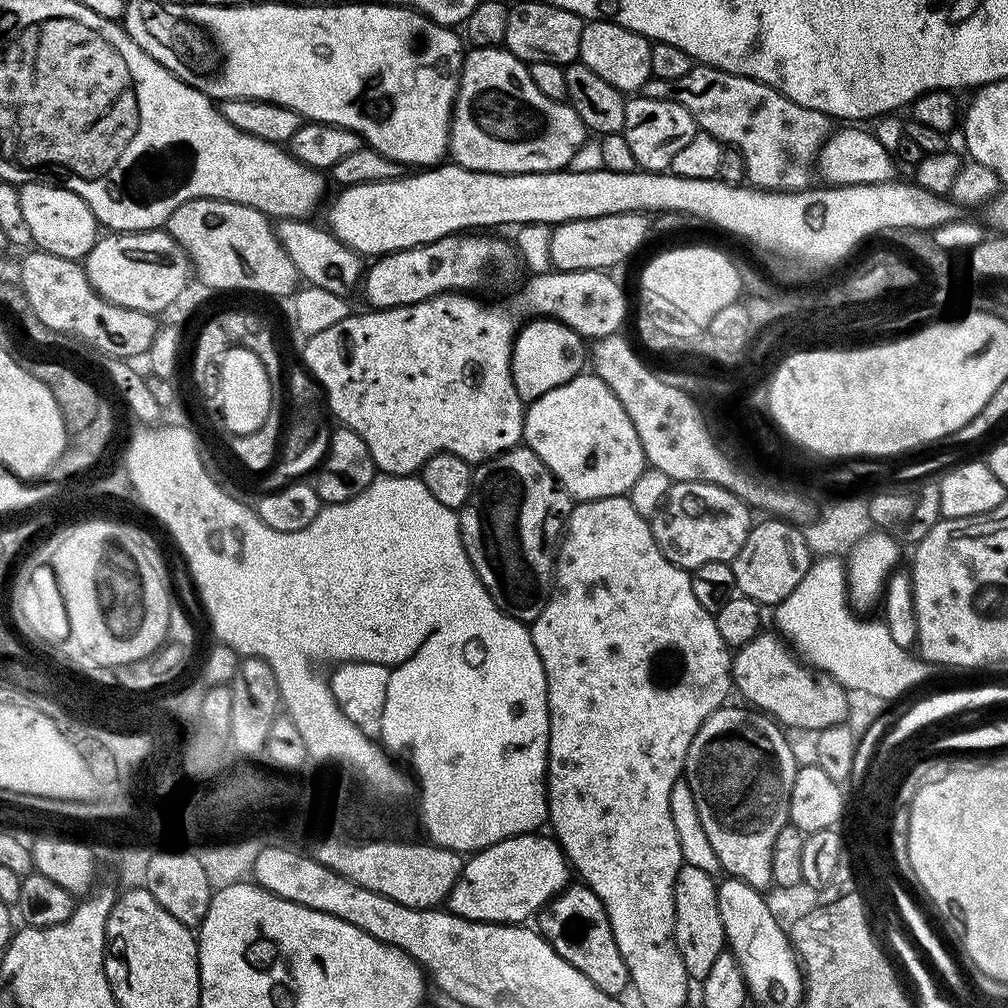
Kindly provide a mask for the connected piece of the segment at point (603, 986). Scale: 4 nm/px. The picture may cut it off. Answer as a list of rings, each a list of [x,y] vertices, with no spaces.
[[[580,882],[564,888],[541,908],[539,920],[540,935],[550,942],[550,946],[559,956],[570,962],[570,966],[582,970],[582,974],[586,974],[586,978],[590,978],[590,982],[594,982],[598,990],[614,997],[622,994],[622,990],[630,983],[628,968],[614,942],[610,918],[591,888]]]

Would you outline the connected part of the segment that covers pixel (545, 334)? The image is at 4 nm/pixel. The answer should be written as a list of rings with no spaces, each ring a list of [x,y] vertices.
[[[532,318],[525,328],[523,325],[517,331],[516,343],[512,345],[512,381],[521,400],[531,402],[542,398],[542,394],[581,375],[585,368],[585,337],[579,336],[575,328],[566,326],[561,320]]]

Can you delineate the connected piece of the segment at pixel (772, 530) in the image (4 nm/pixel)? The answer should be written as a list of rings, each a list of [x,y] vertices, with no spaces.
[[[764,518],[761,524],[760,521],[753,523],[751,530],[746,534],[746,542],[742,542],[742,550],[738,550],[738,554],[730,563],[739,595],[750,598],[761,606],[775,606],[792,594],[794,588],[802,581],[810,565],[810,551],[801,529],[795,523],[779,518]]]

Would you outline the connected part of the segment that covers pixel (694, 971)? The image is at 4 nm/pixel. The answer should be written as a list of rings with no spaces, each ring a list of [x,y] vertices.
[[[684,864],[678,870],[678,878],[674,886],[674,906],[676,907],[676,925],[674,934],[676,935],[676,945],[678,954],[686,966],[686,974],[693,981],[703,981],[707,974],[710,973],[710,966],[717,961],[718,956],[726,951],[726,937],[724,927],[722,926],[722,914],[718,910],[718,894],[716,889],[717,881],[706,870],[698,870],[698,866]]]

